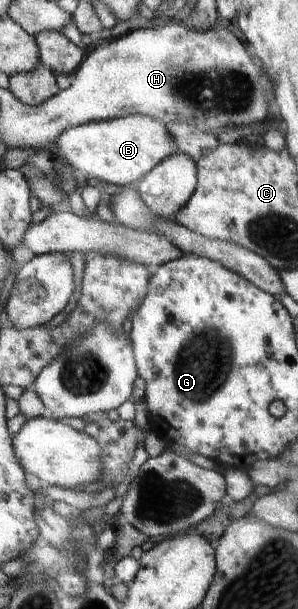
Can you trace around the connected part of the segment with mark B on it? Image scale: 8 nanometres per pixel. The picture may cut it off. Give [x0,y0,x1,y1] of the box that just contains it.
[48,114,176,187]

